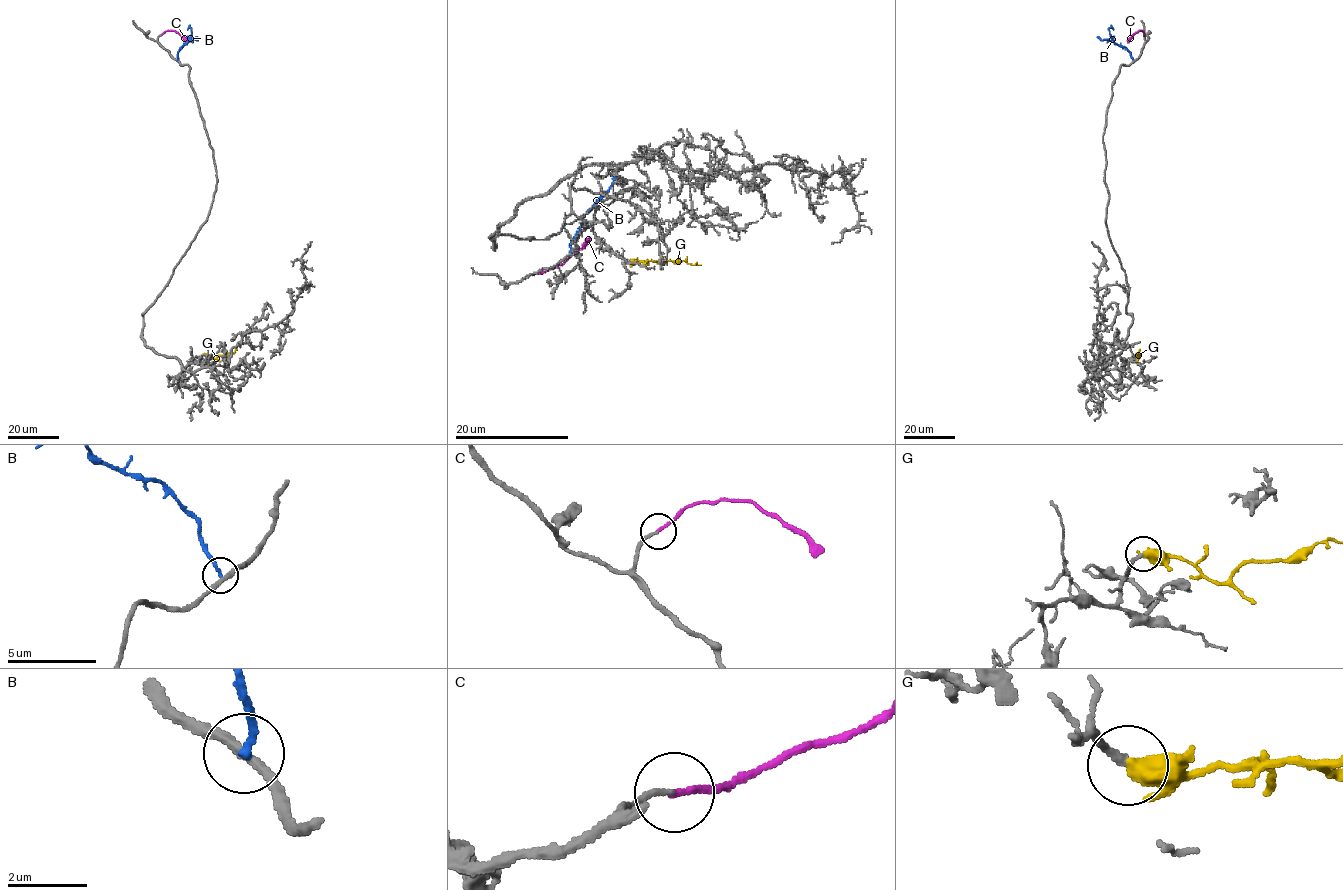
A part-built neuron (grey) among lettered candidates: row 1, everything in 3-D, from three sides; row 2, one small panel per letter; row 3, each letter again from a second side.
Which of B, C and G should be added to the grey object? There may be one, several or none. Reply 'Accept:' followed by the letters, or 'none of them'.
Accept: C, G

